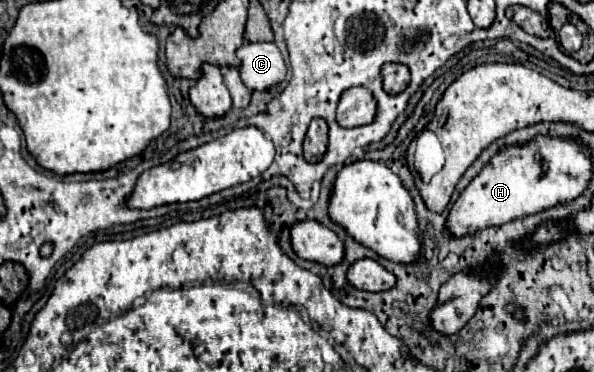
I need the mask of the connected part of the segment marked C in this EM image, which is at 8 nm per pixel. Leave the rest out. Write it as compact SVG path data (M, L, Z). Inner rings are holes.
M245 42L237 56L241 58L241 80L249 90L267 90L285 80L287 66L275 42Z

